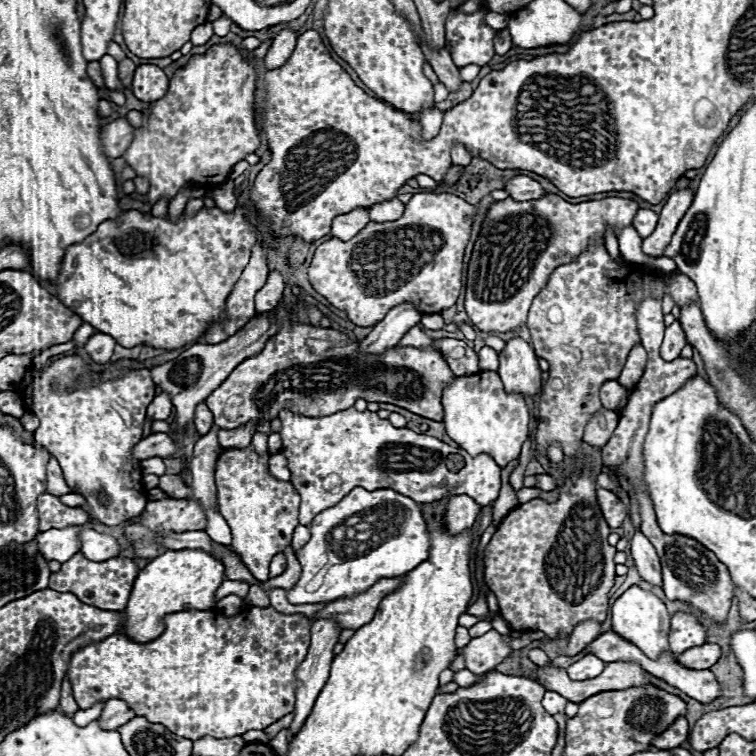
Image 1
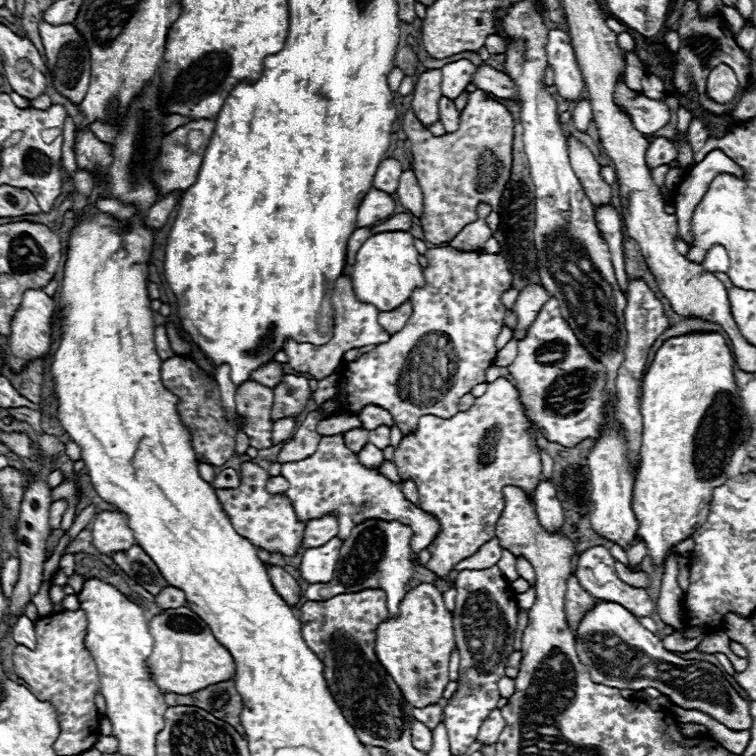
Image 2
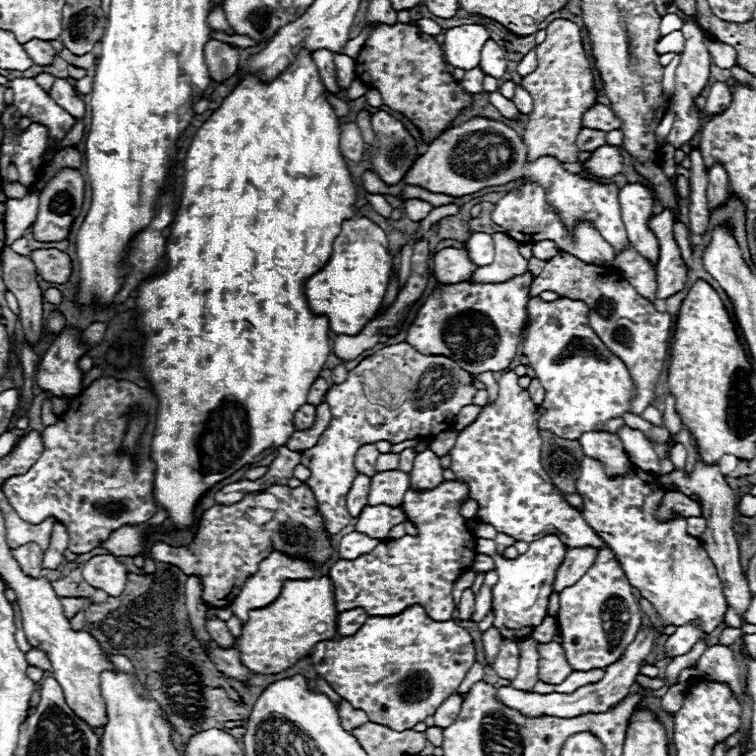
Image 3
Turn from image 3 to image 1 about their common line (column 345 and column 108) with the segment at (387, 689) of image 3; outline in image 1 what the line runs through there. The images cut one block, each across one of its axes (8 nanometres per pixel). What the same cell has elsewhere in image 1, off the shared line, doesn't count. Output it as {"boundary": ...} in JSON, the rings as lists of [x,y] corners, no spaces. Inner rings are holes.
{"boundary":[[[272,606],[268,608],[246,608],[244,612],[238,612],[232,618],[224,618],[224,614],[218,614],[214,610],[184,610],[184,612],[174,612],[166,616],[166,630],[162,632],[162,636],[158,636],[152,642],[134,642],[130,638],[126,638],[124,634],[112,634],[96,644],[88,644],[80,650],[76,650],[70,658],[70,666],[68,666],[68,678],[72,682],[72,692],[74,698],[78,702],[80,708],[88,708],[94,702],[100,700],[110,700],[110,698],[122,698],[128,702],[128,706],[136,712],[136,716],[146,716],[150,722],[154,724],[164,724],[170,732],[182,736],[182,738],[190,738],[190,740],[198,740],[202,736],[214,736],[214,738],[232,738],[232,736],[240,736],[246,730],[264,730],[270,724],[278,722],[282,716],[292,712],[292,704],[296,702],[296,686],[300,686],[300,682],[296,680],[296,668],[300,666],[300,662],[304,660],[308,646],[310,646],[310,620],[302,614],[282,614],[276,612]]]}

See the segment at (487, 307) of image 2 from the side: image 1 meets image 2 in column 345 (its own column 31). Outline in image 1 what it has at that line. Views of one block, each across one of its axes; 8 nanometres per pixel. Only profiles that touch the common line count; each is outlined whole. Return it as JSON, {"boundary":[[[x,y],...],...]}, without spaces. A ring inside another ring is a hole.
{"boundary":[[[64,356],[56,362],[52,362],[48,368],[34,368],[34,366],[28,368],[26,376],[22,378],[16,392],[20,394],[20,390],[22,390],[22,400],[26,402],[30,412],[34,412],[40,418],[40,426],[34,432],[34,440],[48,448],[48,452],[60,462],[60,466],[64,470],[64,478],[68,480],[68,484],[72,484],[72,490],[76,494],[84,496],[88,510],[86,510],[86,506],[78,506],[78,508],[82,508],[88,514],[90,522],[100,522],[100,524],[106,524],[106,526],[118,526],[118,524],[138,516],[144,510],[146,500],[148,500],[142,483],[141,470],[136,467],[138,460],[132,456],[132,448],[142,440],[146,406],[156,396],[156,384],[150,378],[150,370],[142,368],[142,370],[126,372],[122,378],[116,378],[116,380],[110,380],[110,382],[100,382],[100,384],[90,386],[90,388],[78,388],[74,392],[64,390],[68,386],[74,386],[76,378],[80,374],[88,374],[88,372],[90,370],[84,368],[82,358]],[[54,382],[62,390],[56,392]],[[102,492],[106,496],[104,504],[98,498]]]}

